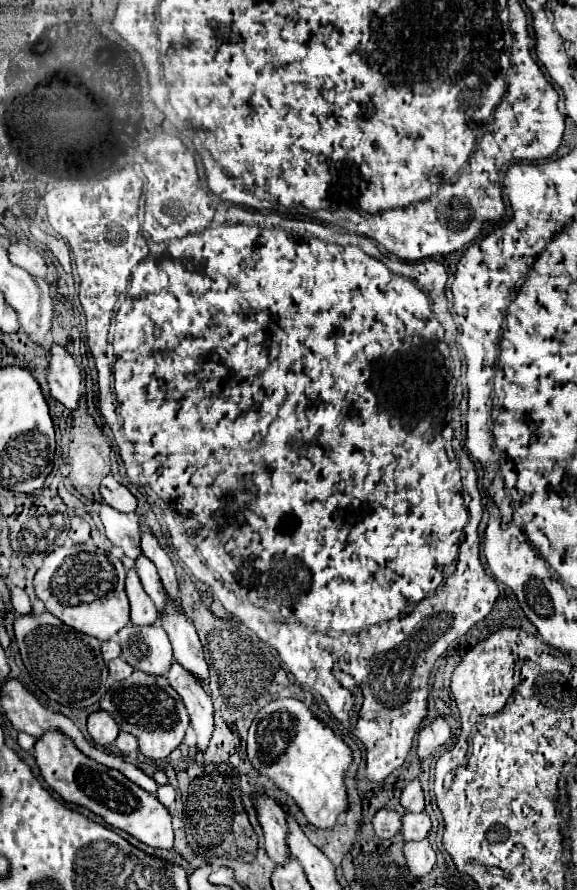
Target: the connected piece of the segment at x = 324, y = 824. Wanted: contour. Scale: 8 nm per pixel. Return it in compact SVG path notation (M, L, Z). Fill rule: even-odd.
M276 699L260 709L248 731L246 753L258 773L266 775L296 801L312 827L332 829L338 815L348 811L350 801L344 777L352 765L352 749L302 701Z

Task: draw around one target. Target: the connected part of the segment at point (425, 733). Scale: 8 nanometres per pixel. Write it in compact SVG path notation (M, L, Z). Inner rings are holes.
M436 717L428 721L422 731L418 733L418 757L424 761L426 757L434 755L450 737L450 725L444 717Z

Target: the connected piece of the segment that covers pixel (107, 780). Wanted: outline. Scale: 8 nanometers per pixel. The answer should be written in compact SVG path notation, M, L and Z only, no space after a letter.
M58 729L44 731L44 735L34 744L33 752L36 763L42 771L42 777L62 799L88 807L104 821L108 821L108 825L130 833L132 837L136 837L146 845L160 849L172 847L174 843L172 815L156 795L138 787L120 771L108 769L96 763L94 759L86 757L82 751L76 749L74 741Z

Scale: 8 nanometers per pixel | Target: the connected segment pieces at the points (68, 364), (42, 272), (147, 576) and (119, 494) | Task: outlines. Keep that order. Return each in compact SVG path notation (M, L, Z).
M52 345L48 351L46 365L46 383L50 395L68 409L76 409L80 395L80 369L62 345Z
M21 242L11 243L8 252L11 261L22 265L22 269L30 271L34 277L46 277L48 267L44 259L28 245Z
M140 555L136 559L136 571L140 575L140 581L142 581L146 593L152 597L152 601L158 607L158 611L162 611L164 609L164 601L166 601L166 593L164 593L164 587L162 587L160 575L156 571L156 565L152 565L152 561L146 555Z
M106 475L102 479L100 493L102 493L102 499L108 505L112 505L116 511L122 511L122 513L136 511L136 497L128 491L128 487L120 485L112 475Z

